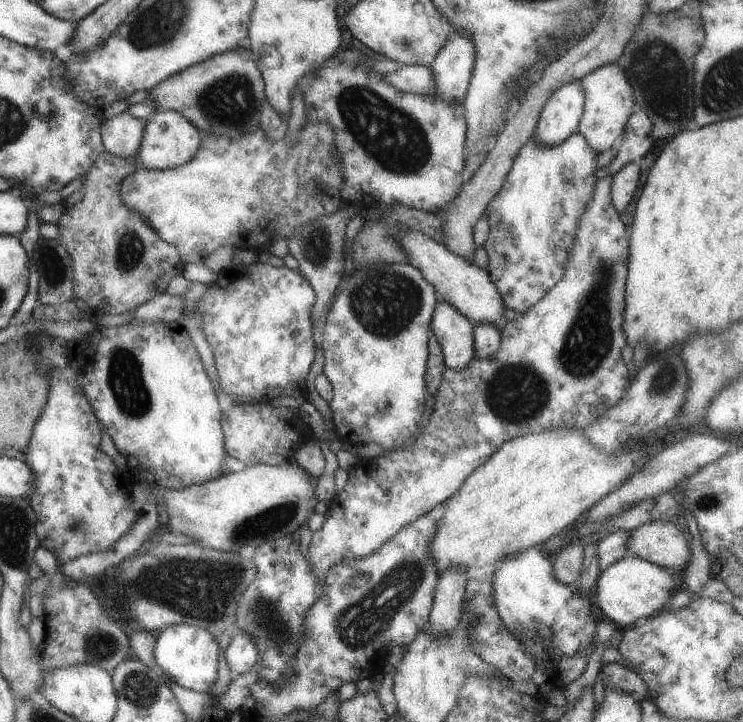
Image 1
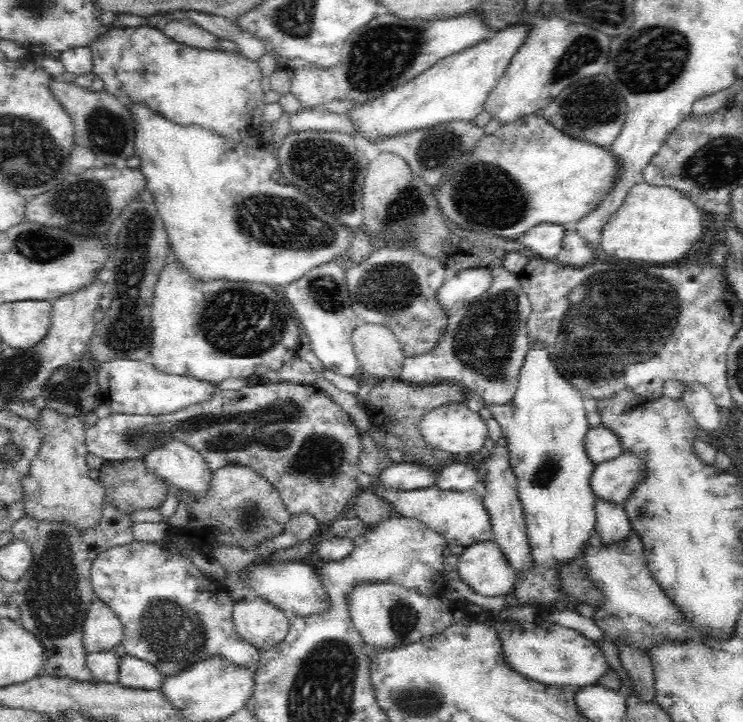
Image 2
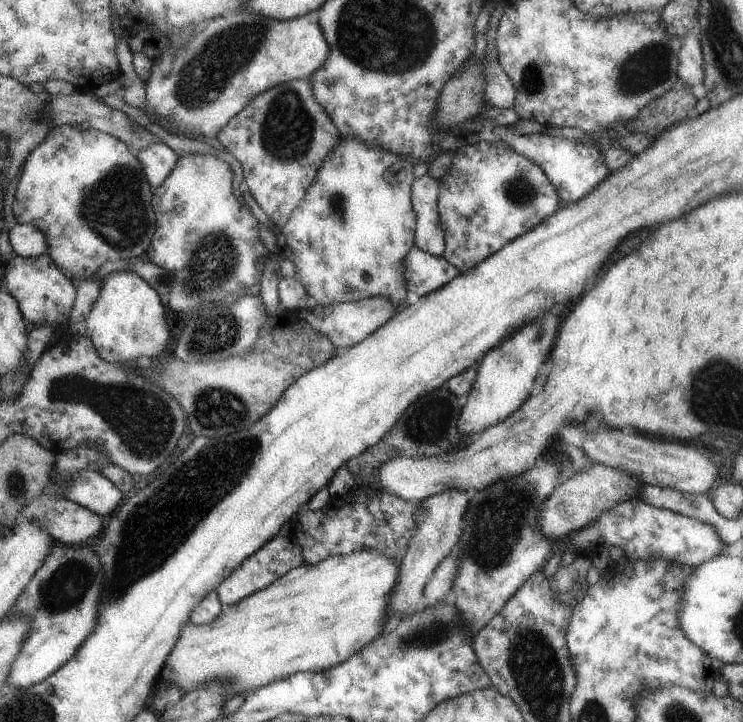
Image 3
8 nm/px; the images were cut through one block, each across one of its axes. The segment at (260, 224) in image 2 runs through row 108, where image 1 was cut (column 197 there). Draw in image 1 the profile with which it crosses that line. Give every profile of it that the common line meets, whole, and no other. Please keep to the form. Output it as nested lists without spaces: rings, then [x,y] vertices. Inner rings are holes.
[[[156,110],[146,119],[144,136],[136,156],[147,169],[173,169],[191,161],[201,148],[200,132],[183,114],[176,111]]]

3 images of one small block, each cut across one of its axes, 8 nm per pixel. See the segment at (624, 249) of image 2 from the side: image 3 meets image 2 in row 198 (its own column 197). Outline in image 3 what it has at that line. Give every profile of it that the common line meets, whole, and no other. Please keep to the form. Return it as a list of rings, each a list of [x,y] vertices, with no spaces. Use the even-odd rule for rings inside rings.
[[[364,548],[350,554],[330,556],[317,564],[295,567],[269,586],[246,596],[244,600],[222,607],[222,612],[208,624],[182,626],[176,646],[170,650],[160,672],[159,686],[174,686],[184,692],[218,682],[226,688],[228,698],[246,690],[260,689],[280,676],[292,677],[300,672],[328,670],[377,638],[389,624],[386,606],[400,574],[400,562],[384,556],[376,548]]]

